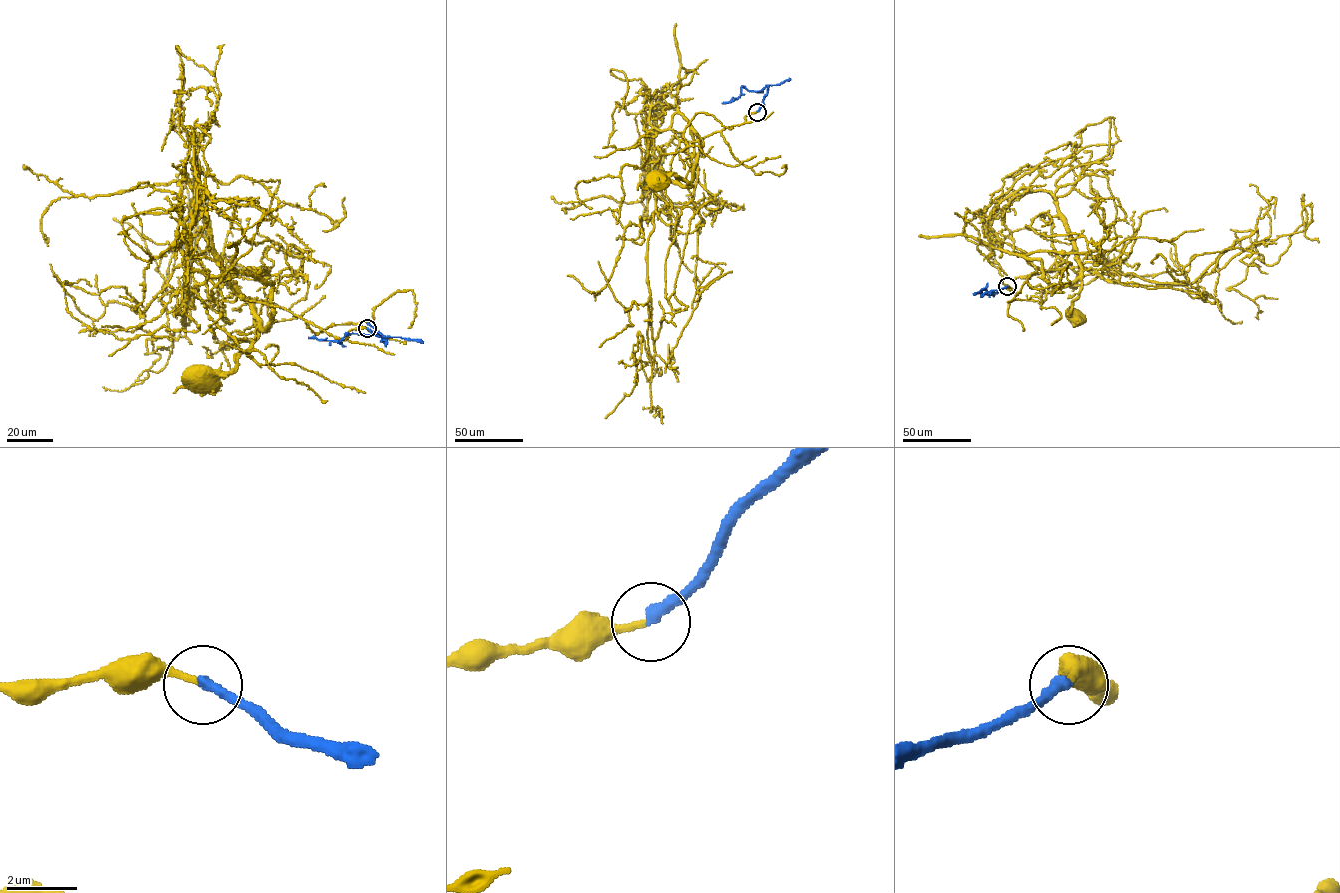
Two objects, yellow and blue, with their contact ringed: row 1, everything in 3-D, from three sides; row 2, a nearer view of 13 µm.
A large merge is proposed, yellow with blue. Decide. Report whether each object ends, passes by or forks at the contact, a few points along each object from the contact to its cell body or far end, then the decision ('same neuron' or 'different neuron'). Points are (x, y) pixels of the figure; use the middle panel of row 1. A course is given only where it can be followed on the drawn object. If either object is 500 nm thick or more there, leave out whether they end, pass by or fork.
yellow ends there; blue ends there; yellow runs (757, 112), (694, 141), (681, 141), (670, 128), (676, 112), (700, 146), (692, 185), (677, 175), (654, 178); blue runs (757, 112), (763, 104), (768, 86), (757, 91), (741, 86), (739, 97), (722, 103); same neuron

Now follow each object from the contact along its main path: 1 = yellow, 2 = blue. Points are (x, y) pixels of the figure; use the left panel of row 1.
1: (367, 328), (336, 338), (224, 273), (269, 283), (272, 315), (233, 369), (195, 379)
2: (367, 328), (384, 338), (386, 343), (386, 338), (378, 332), (346, 334), (339, 342), (308, 338)

